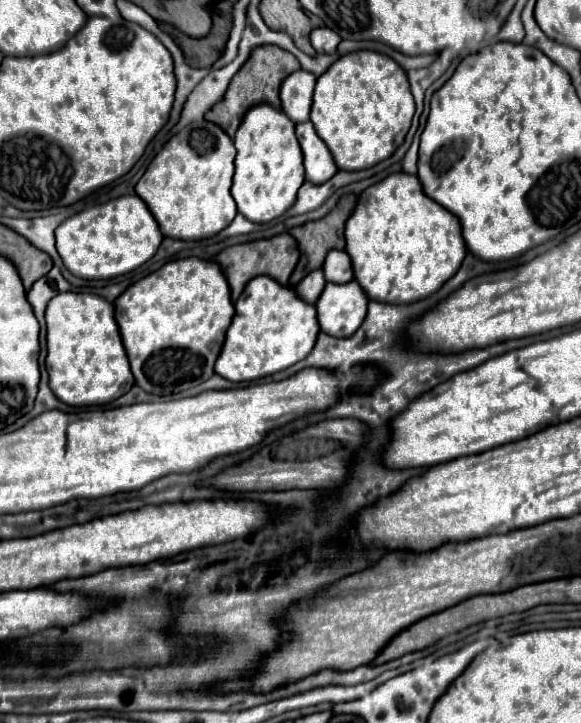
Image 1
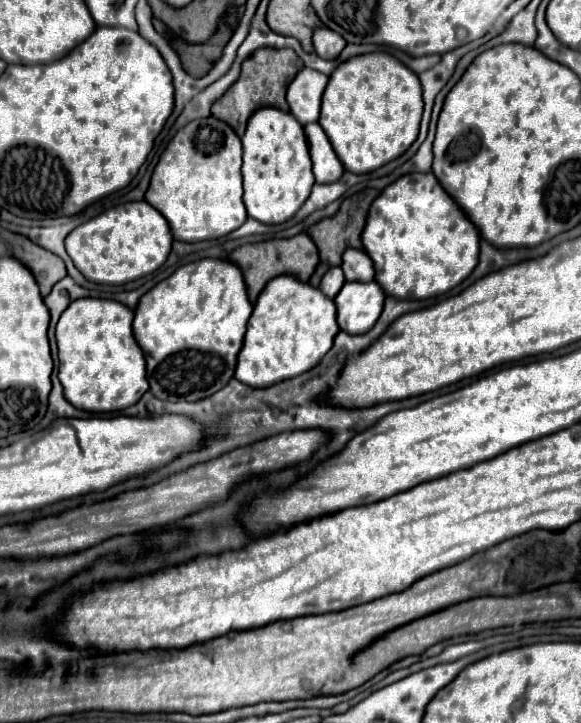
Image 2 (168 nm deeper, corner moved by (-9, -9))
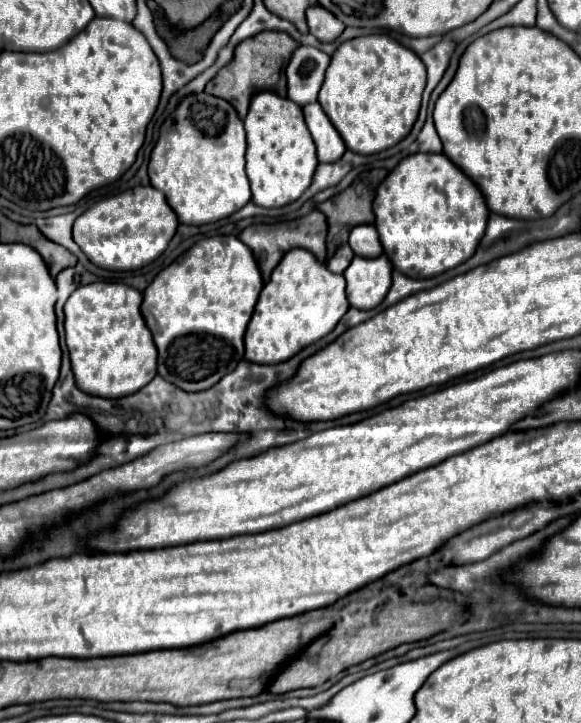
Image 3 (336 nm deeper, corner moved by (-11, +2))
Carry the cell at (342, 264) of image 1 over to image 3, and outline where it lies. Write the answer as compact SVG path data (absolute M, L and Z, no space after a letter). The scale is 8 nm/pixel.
M357 225L355 229L351 229L349 245L355 251L355 255L361 257L379 257L383 253L379 233L373 225Z

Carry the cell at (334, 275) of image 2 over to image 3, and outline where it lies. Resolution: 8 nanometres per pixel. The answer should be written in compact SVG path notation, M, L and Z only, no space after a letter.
M343 243L343 245L335 251L335 255L327 261L329 271L333 271L333 273L343 273L343 271L349 267L353 255L355 255L355 253L349 249L349 243Z

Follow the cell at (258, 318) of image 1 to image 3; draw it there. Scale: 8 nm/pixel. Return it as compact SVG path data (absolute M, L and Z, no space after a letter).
M291 249L291 253L285 253L259 295L245 331L245 359L251 363L285 361L301 347L327 335L347 309L345 277L331 273L323 263L315 261L307 249Z

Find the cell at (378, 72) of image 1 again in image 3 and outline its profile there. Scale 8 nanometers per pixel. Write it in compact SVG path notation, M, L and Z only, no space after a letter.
M365 35L337 47L317 101L327 117L331 117L347 149L359 155L371 155L393 147L411 131L423 89L425 65L419 55L389 35Z

